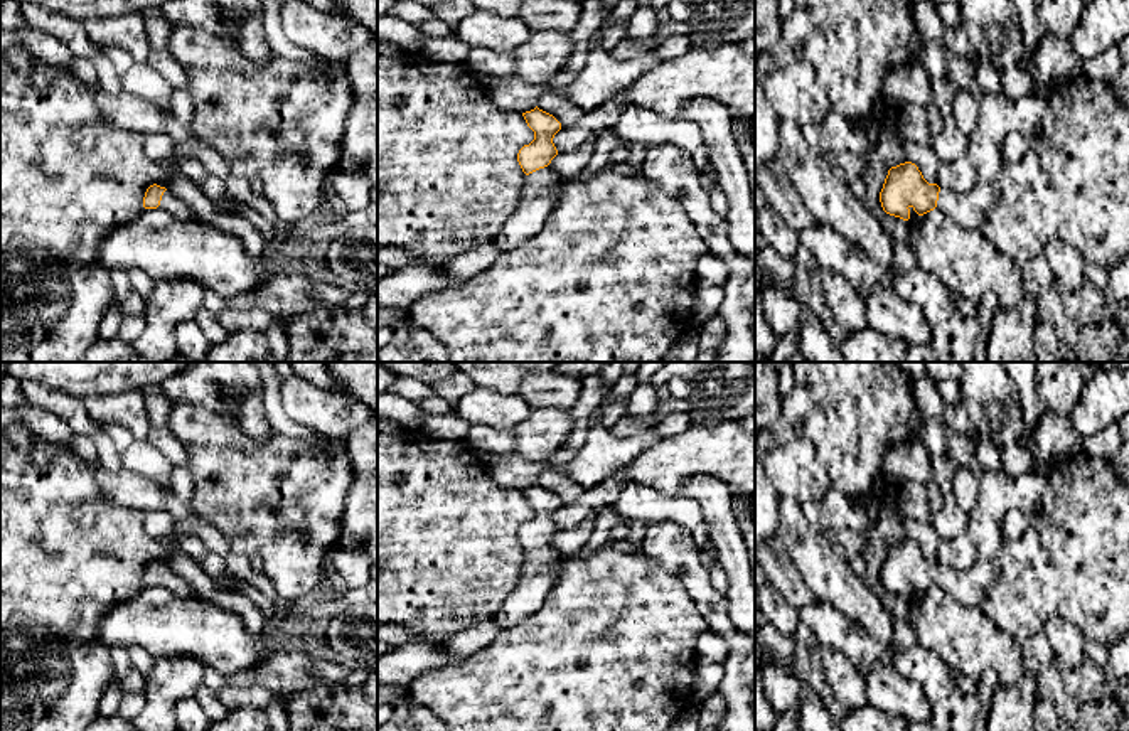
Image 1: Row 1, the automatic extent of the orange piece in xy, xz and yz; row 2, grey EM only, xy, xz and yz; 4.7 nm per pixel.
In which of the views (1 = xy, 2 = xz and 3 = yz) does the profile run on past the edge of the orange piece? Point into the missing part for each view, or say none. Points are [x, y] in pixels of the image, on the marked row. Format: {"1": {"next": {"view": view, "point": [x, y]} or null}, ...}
{"1": {"next": {"view": "xy", "point": [172, 204]}}, "2": {"next": {"view": "xz", "point": [538, 199]}}, "3": {"next": {"view": "yz", "point": [969, 209]}}}

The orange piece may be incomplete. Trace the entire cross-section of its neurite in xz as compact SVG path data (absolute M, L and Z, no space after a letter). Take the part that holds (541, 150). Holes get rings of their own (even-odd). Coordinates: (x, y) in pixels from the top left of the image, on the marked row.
M538 106L522 113L522 116L534 131L534 140L517 153L517 162L526 173L526 184L519 207L494 239L500 253L519 248L543 229L556 205L556 187L564 182L549 165L558 155L553 138L561 130L561 123Z

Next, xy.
M157 184L147 189L143 197L143 207L162 209L180 221L194 216L192 211L177 195Z

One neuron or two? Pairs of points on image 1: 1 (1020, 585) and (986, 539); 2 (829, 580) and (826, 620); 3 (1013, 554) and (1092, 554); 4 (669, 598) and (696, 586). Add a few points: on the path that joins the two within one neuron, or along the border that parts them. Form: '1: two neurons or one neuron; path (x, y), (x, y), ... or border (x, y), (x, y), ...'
1: two neurons; border (1005, 539), (995, 558)
2: two neurons; border (816, 597), (860, 625)
3: one neuron; path (1033, 558), (1072, 554)
4: two neurons; border (659, 563), (681, 581), (708, 625)

